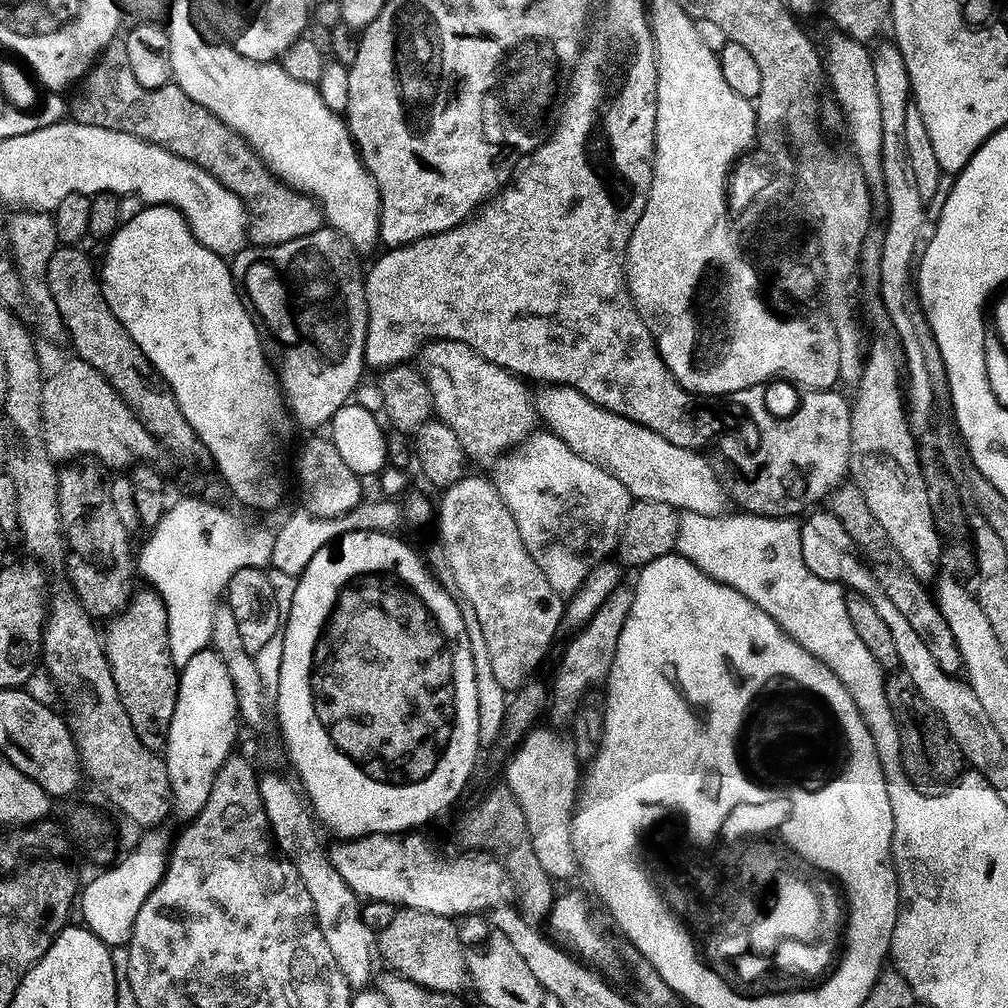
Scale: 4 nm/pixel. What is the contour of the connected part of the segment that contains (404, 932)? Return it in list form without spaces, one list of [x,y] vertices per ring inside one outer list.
[[[401,907],[378,932],[378,956],[398,976],[441,994],[457,994],[469,987],[466,954],[457,921],[450,916],[430,914],[426,910]]]

